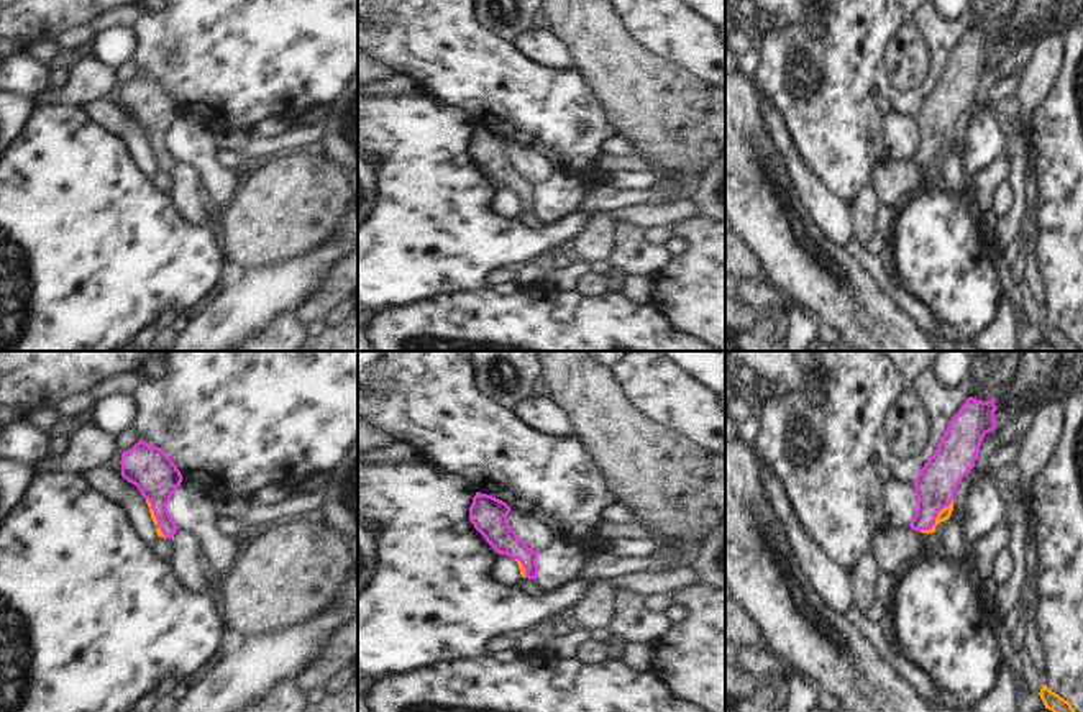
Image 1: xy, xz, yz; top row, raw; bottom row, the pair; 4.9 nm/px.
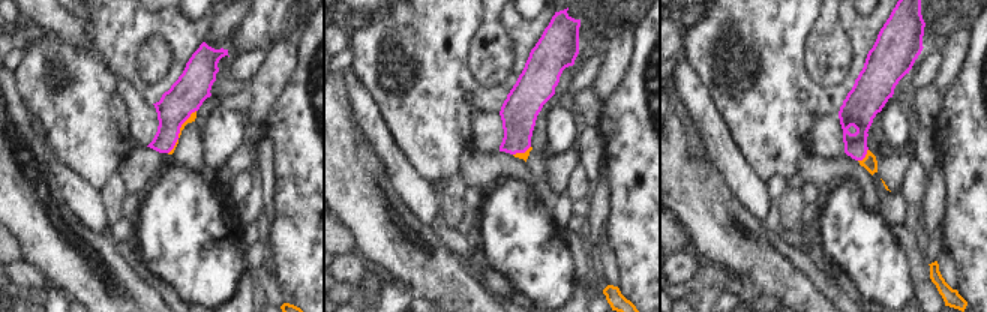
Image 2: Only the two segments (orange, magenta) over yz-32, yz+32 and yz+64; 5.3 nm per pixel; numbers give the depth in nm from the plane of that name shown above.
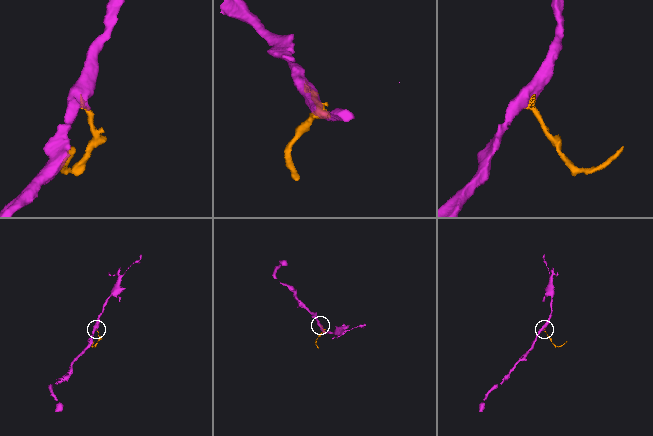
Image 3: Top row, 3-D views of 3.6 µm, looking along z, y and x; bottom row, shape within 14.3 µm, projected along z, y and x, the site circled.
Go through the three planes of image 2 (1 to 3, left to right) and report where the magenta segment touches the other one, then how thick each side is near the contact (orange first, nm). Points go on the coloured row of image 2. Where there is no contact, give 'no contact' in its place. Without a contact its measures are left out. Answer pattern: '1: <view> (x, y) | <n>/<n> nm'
1: yz-32 (180, 132) | 40/190 nm
2: yz+32 (521, 153) | 40/200 nm
3: yz+64 (866, 156) | 80/170 nm

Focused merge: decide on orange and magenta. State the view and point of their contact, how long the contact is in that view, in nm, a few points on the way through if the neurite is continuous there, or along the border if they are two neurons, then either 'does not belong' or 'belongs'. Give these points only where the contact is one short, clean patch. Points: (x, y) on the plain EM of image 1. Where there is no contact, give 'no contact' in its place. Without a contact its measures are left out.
yz (937, 150) | 220 nm | across yz (944, 146), (937, 150), (936, 117) | belongs

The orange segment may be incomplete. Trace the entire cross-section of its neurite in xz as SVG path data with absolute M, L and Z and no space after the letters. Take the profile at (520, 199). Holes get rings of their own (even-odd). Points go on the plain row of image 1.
M476 125L469 153L486 174L499 185L514 190L522 210L537 212L538 185L528 180L507 154L510 139L487 126Z

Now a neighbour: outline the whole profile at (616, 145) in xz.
M612 135L601 141L601 151L612 156L638 154L638 149L624 136Z

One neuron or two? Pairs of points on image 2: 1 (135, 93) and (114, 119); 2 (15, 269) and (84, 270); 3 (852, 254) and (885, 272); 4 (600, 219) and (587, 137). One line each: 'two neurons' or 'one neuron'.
1: two neurons
2: two neurons
3: one neuron
4: two neurons

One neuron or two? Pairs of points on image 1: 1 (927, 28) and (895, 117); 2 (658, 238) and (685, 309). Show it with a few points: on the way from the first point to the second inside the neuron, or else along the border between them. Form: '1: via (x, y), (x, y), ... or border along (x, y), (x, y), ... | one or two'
1: border along (873, 82), (870, 97), (878, 112), (883, 141) | two
2: border along (673, 223), (675, 233) | two

